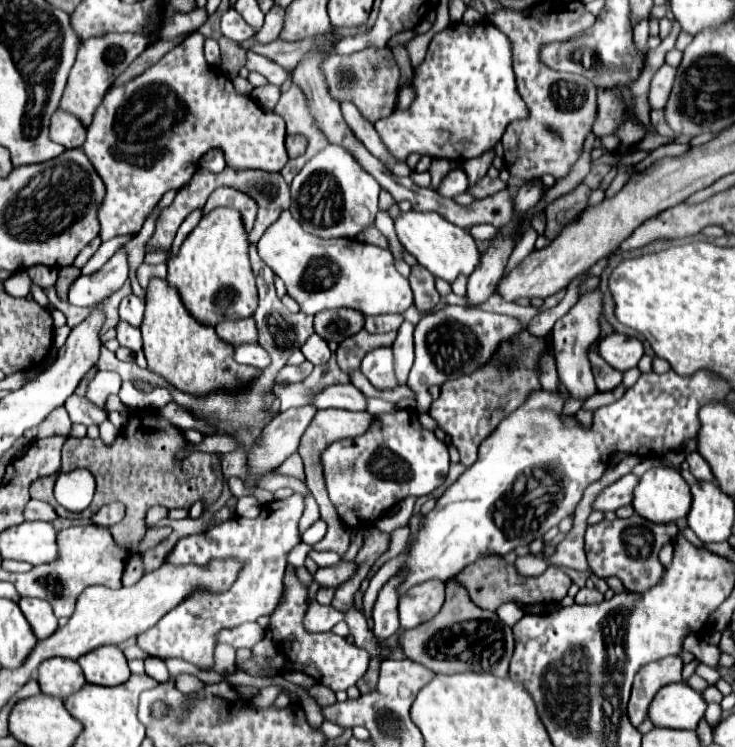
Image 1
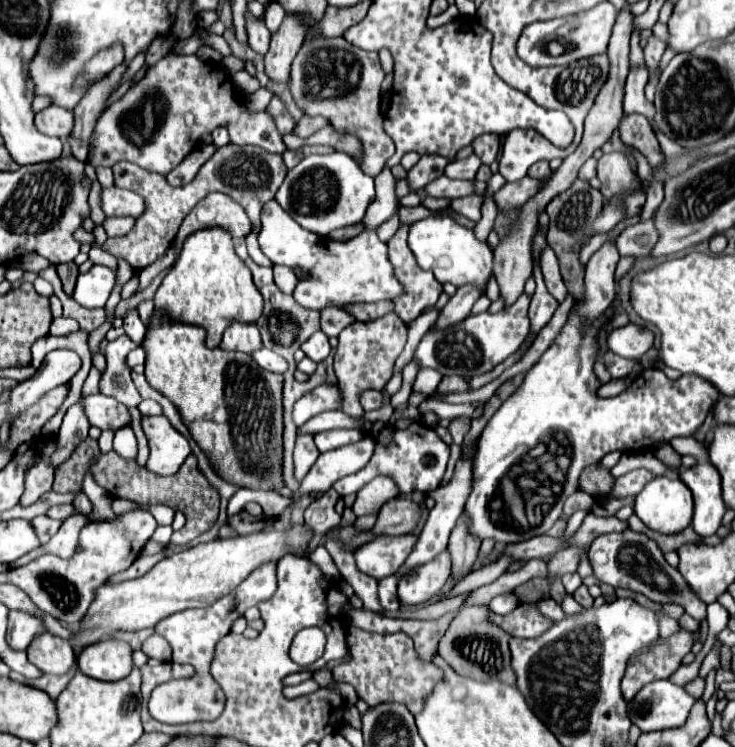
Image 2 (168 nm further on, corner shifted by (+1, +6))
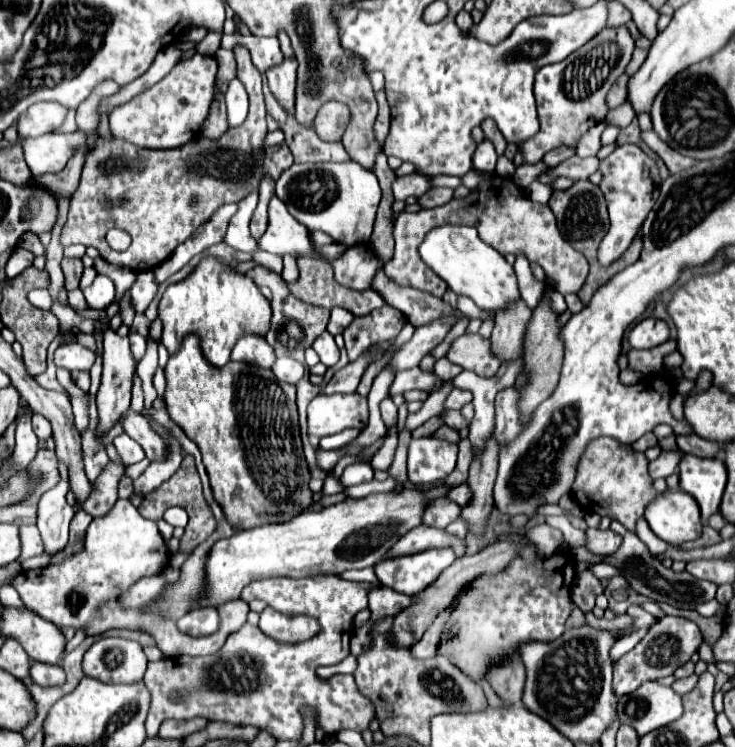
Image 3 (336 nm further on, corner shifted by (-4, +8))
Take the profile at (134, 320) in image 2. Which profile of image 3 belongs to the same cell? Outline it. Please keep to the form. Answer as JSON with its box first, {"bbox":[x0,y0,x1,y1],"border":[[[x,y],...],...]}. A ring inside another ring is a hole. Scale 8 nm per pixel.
{"bbox":[129,333,147,363],"border":[[[131,333],[129,339],[131,339],[131,355],[133,355],[135,363],[139,363],[139,361],[143,359],[143,355],[145,355],[145,343],[147,343],[147,341],[145,341],[145,335]]]}

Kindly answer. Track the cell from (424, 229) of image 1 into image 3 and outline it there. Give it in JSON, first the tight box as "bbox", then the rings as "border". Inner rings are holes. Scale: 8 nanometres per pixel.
{"bbox":[419,225,521,313],"border":[[[441,225],[425,235],[419,253],[421,259],[429,263],[429,267],[433,267],[433,271],[449,285],[451,291],[469,297],[483,311],[497,313],[521,299],[513,265],[509,265],[505,257],[497,253],[491,245],[483,243],[477,235],[477,229],[473,227]]]}

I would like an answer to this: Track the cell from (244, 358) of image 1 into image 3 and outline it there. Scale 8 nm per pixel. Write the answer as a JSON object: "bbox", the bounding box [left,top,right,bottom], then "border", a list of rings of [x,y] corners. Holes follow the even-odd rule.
{"bbox":[273,357,305,385],"border":[[[279,357],[273,365],[273,373],[279,381],[283,383],[291,383],[291,385],[297,385],[299,379],[303,379],[305,375],[305,367],[295,361],[295,359],[289,359],[289,357]]]}

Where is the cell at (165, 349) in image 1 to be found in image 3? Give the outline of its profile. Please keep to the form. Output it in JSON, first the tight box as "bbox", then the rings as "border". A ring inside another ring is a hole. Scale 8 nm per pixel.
{"bbox":[165,335,313,531],"border":[[[189,335],[179,353],[169,357],[165,367],[167,391],[165,403],[169,417],[185,431],[185,435],[197,443],[203,455],[213,497],[221,505],[225,519],[237,531],[261,527],[267,523],[285,523],[297,517],[309,505],[313,505],[313,491],[309,489],[311,471],[303,455],[303,443],[299,433],[295,387],[279,383],[273,371],[253,367],[247,363],[229,361],[225,367],[211,367],[199,349],[199,339]]]}

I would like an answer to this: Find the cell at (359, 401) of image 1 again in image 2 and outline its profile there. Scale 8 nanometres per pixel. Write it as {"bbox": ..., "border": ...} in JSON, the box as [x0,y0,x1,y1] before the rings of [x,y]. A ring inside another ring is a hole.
{"bbox":[360,389,382,411],"border":[[[368,389],[368,391],[360,393],[360,405],[364,407],[364,411],[372,411],[372,409],[380,407],[380,401],[382,401],[382,395],[380,395],[380,391]]]}

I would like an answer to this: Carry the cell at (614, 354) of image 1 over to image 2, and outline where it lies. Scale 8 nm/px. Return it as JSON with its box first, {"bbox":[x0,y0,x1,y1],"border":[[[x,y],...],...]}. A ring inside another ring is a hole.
{"bbox":[608,323,654,361],"border":[[[628,323],[608,335],[608,349],[620,357],[638,361],[652,347],[652,341],[654,335],[648,329]]]}

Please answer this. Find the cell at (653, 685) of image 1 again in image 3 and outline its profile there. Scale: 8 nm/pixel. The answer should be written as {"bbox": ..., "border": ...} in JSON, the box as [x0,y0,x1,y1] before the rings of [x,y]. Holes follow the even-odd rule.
{"bbox":[613,615,703,697],"border":[[[665,615],[663,619],[659,619],[653,625],[653,629],[647,631],[647,635],[635,645],[635,649],[625,653],[613,665],[613,691],[615,691],[615,695],[621,697],[627,693],[633,693],[645,681],[655,681],[659,677],[673,675],[673,671],[677,667],[681,667],[683,663],[687,663],[691,659],[691,655],[697,651],[701,641],[703,641],[701,631],[693,621],[689,621],[685,617]]]}

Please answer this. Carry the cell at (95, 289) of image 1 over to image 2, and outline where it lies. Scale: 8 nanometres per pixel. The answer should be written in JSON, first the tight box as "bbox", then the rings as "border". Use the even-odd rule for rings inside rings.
{"bbox":[74,265,114,307],"border":[[[94,265],[88,273],[78,275],[74,299],[84,307],[104,307],[114,287],[114,271],[106,265]]]}

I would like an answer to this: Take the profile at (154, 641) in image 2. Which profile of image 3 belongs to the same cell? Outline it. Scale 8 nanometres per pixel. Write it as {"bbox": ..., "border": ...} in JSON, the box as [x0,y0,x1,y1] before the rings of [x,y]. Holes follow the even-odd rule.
{"bbox":[11,499,249,657],"border":[[[119,499],[113,507],[113,511],[109,511],[109,515],[105,517],[95,517],[91,521],[91,525],[87,527],[87,541],[85,541],[85,549],[73,557],[69,557],[65,563],[61,565],[49,565],[45,569],[33,569],[33,571],[25,571],[21,575],[17,575],[15,579],[11,579],[11,585],[19,591],[21,601],[25,603],[27,609],[35,611],[37,615],[41,615],[43,619],[55,623],[57,627],[73,627],[75,631],[83,629],[85,635],[101,635],[109,629],[131,629],[131,631],[143,631],[147,635],[151,635],[157,641],[157,647],[161,649],[161,653],[165,657],[177,657],[177,655],[211,655],[217,653],[227,635],[237,631],[245,621],[247,621],[247,613],[249,613],[249,605],[243,601],[229,601],[227,603],[227,611],[219,611],[219,629],[211,635],[203,635],[203,637],[191,637],[185,635],[183,631],[179,631],[177,623],[171,619],[165,619],[161,615],[157,615],[155,611],[147,611],[147,609],[155,609],[157,603],[145,603],[137,609],[121,609],[121,595],[139,579],[143,577],[151,577],[151,575],[163,575],[167,565],[169,565],[169,547],[163,541],[157,523],[143,519],[137,511],[137,507],[133,507],[133,503],[129,499]]]}

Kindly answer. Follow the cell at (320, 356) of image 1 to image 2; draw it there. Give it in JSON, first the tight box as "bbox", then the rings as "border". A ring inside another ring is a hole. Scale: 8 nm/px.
{"bbox":[300,331,330,363],"border":[[[322,331],[314,333],[308,341],[304,341],[300,349],[306,353],[306,357],[310,357],[310,359],[316,361],[316,363],[324,361],[324,359],[330,355],[330,343],[328,343],[328,337],[326,337]]]}

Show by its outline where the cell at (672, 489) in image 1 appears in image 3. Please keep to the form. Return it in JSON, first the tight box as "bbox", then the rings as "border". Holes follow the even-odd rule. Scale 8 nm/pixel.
{"bbox":[645,491,703,547],"border":[[[667,491],[655,499],[647,507],[645,519],[659,539],[675,547],[695,541],[703,529],[697,501],[683,491]]]}

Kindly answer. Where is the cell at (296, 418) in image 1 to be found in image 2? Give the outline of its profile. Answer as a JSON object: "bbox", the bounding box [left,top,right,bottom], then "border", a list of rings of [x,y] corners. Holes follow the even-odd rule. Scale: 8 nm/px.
{"bbox":[292,385,338,427],"border":[[[318,385],[314,391],[306,393],[302,399],[294,403],[294,409],[292,409],[294,425],[300,427],[314,415],[336,409],[336,401],[338,401],[336,385]]]}

